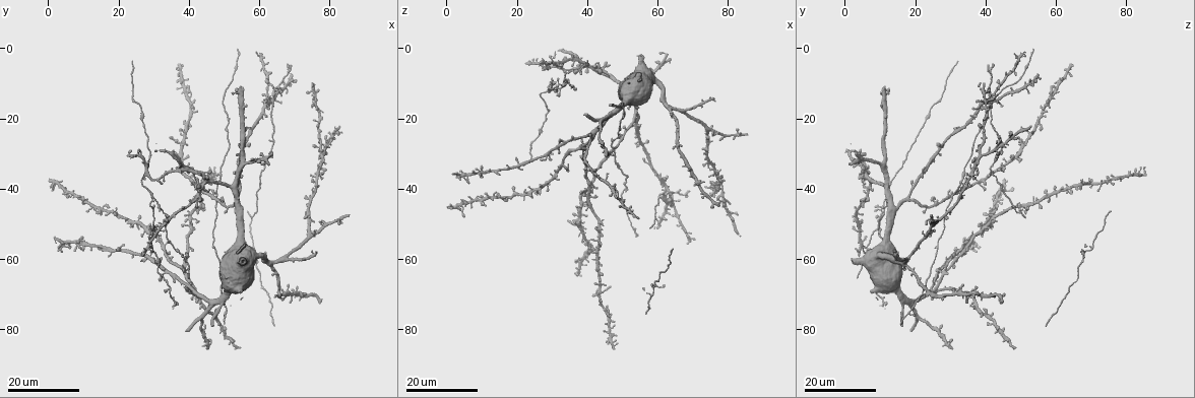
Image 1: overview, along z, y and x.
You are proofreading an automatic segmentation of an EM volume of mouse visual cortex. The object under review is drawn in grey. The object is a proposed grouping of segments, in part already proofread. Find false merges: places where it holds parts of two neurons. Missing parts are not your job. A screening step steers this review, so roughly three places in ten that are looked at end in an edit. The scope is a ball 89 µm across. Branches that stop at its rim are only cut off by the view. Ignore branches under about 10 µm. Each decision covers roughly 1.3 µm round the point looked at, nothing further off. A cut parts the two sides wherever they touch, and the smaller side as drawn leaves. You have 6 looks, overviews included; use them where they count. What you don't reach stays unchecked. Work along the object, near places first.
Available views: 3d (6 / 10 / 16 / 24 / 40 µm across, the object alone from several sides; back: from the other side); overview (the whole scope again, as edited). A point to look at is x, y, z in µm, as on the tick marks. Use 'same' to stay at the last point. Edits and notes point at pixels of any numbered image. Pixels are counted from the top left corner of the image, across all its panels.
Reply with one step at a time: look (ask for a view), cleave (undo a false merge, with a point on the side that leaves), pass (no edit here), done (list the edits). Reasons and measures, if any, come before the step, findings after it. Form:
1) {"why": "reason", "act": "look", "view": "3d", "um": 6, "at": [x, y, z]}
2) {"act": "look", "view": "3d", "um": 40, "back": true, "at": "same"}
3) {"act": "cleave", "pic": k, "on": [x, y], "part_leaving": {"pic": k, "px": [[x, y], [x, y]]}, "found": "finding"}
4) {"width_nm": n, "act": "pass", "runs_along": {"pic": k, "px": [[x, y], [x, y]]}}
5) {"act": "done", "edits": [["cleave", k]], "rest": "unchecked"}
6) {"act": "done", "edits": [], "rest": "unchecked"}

{"why": "arms part here", "act": "look", "view": "3d", "um": 24, "at": [45.0, 38.5, 75.5]}

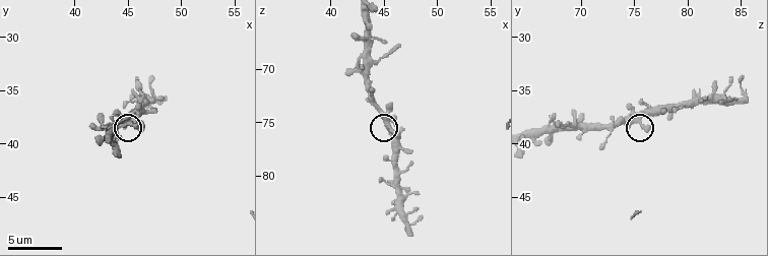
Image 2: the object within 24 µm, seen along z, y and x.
{"act": "look", "view": "3d", "um": 10, "at": [45.6, 37.6, 75.4]}

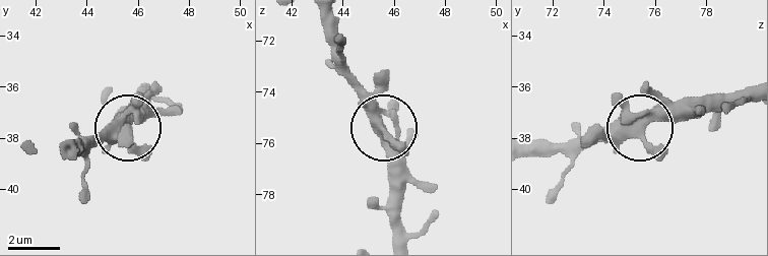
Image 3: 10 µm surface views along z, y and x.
{"width_nm": 390, "act": "pass", "found": "all the same neuron"}

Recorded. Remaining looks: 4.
{"why": "three arms meet", "act": "look", "view": "3d", "um": 24, "at": [48.0, 41.0, 31.5]}

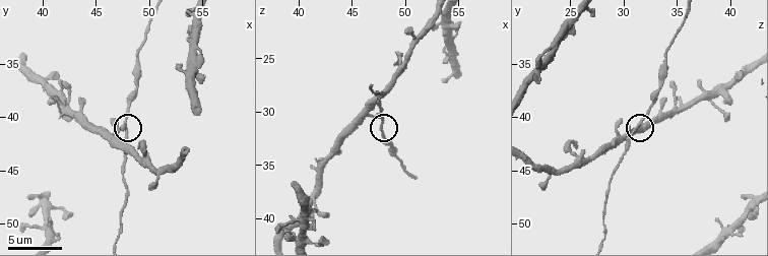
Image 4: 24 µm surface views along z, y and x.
{"act": "look", "view": "3d", "um": 6, "at": [47.8, 41.2, 30.8]}

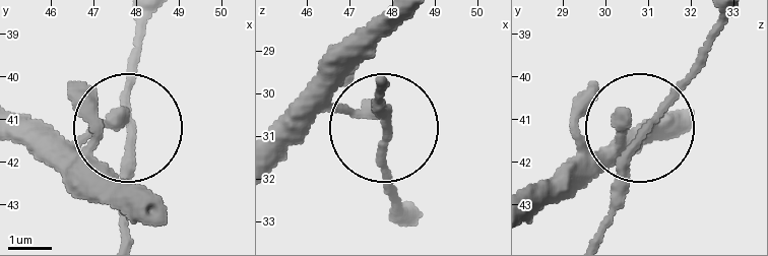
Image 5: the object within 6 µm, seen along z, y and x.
{"width_nm": 210, "act": "pass", "found": "all the same neuron"}

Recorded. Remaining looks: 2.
{"why": "thick turns thin", "act": "look", "view": "3d", "um": 16, "at": [37.0, 58.5, 6.5]}

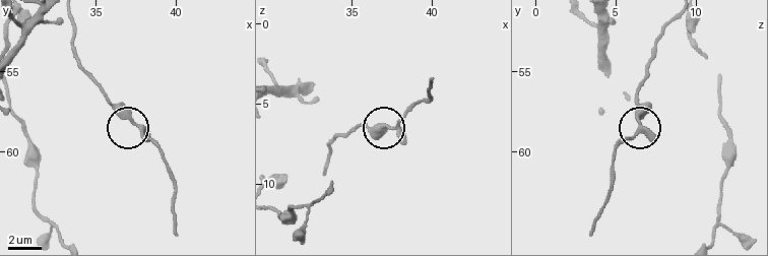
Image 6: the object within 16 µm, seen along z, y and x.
{"why": "zoom in", "act": "look", "view": "3d", "um": 10, "at": [37.5, 58.2, 6.4]}

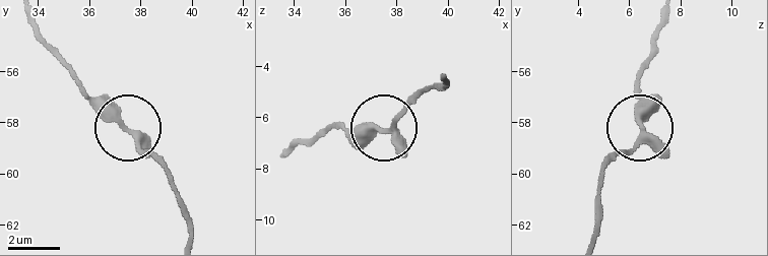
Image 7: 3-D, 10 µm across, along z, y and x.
{"act": "pass", "found": "one neuron here"}

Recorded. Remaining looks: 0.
{"act": "done", "edits": [], "rest": "unchecked"}

